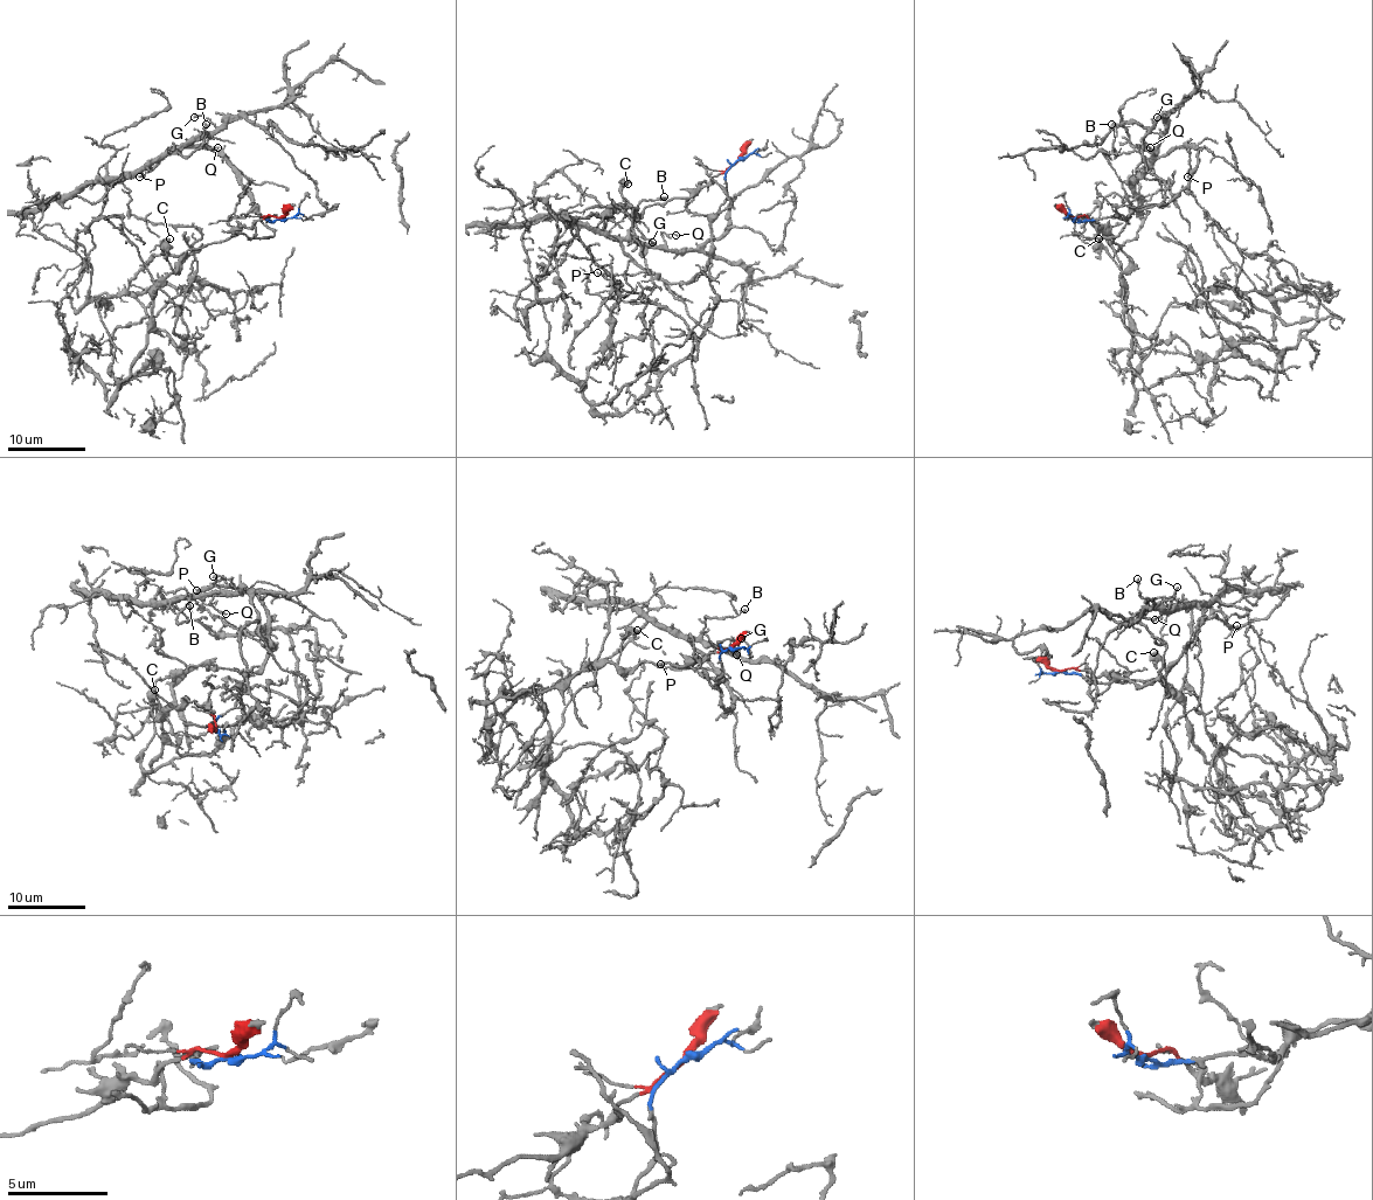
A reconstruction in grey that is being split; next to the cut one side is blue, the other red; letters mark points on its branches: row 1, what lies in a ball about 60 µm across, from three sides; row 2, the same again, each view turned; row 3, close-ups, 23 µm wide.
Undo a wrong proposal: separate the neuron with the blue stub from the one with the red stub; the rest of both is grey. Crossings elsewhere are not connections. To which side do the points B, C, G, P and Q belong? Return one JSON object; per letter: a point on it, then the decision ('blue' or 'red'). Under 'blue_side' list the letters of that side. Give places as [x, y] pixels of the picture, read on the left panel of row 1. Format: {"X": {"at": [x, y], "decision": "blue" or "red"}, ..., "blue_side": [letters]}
{"B": {"at": [206, 124], "decision": "blue"}, "C": {"at": [170, 238], "decision": "red"}, "G": {"at": [194, 117], "decision": "blue"}, "P": {"at": [139, 177], "decision": "blue"}, "Q": {"at": [217, 147], "decision": "blue"}, "blue_side": ["B", "G", "P", "Q"]}

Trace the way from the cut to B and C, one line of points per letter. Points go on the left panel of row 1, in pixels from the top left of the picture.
B: (281, 219), (262, 216), (238, 174), (213, 151), (173, 148), (164, 157), (185, 157), (207, 137), (205, 123)
C: (281, 219), (262, 216), (228, 238), (191, 248), (175, 271), (164, 256), (170, 238)

